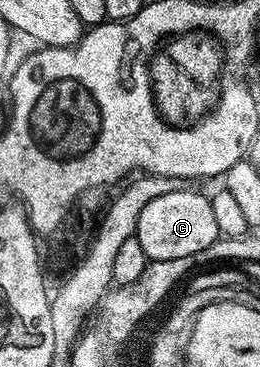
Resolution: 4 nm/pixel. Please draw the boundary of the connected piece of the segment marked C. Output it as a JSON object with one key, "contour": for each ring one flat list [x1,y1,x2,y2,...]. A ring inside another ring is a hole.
{"contour":[[168,188,141,210,134,237,151,261,185,259,185,255,197,255,197,251,205,251,209,243,220,238,219,228,213,219,210,196,206,192,194,193,191,189]]}

